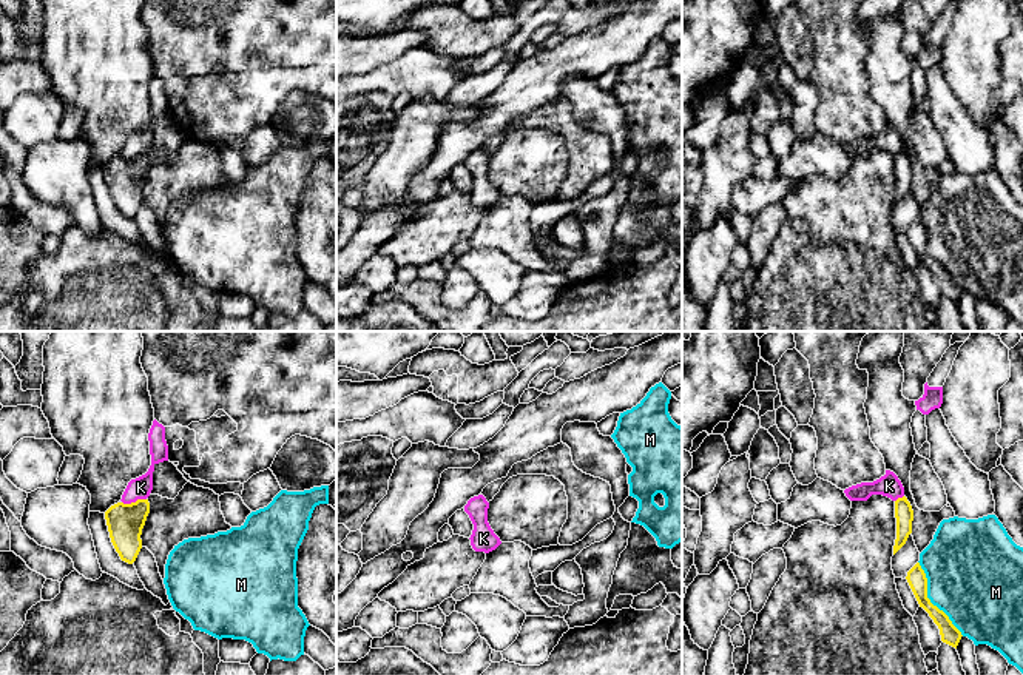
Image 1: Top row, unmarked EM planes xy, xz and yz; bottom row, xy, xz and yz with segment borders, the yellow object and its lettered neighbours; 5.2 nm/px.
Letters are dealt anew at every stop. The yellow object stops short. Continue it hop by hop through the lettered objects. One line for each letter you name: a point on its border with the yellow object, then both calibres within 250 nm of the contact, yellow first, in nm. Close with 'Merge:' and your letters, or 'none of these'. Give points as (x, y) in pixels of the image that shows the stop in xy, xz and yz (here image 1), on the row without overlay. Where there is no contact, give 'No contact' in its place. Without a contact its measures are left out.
Merge: none of these

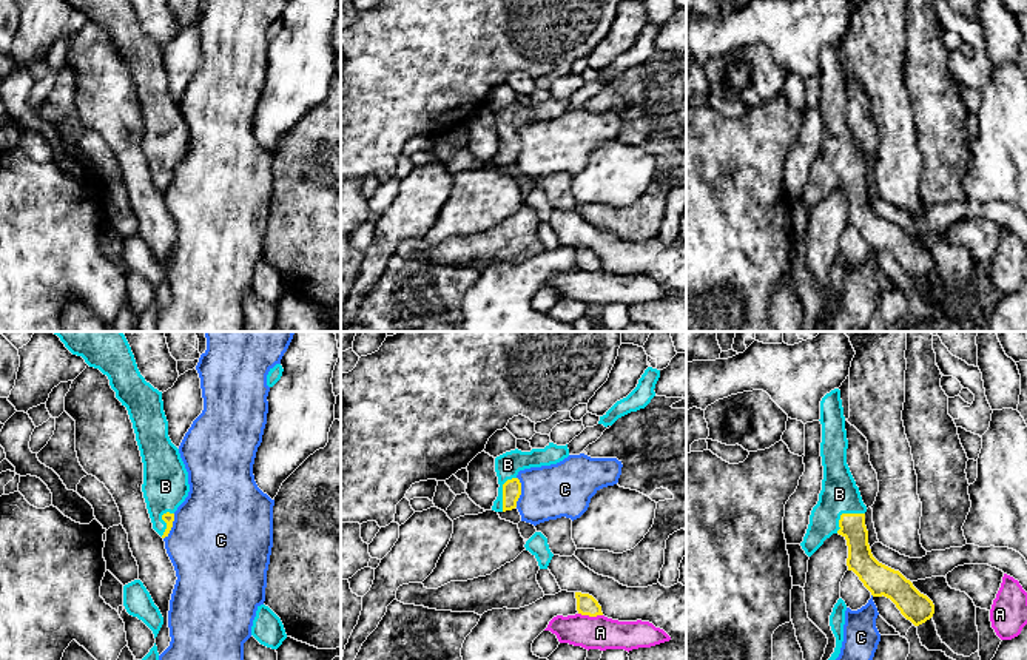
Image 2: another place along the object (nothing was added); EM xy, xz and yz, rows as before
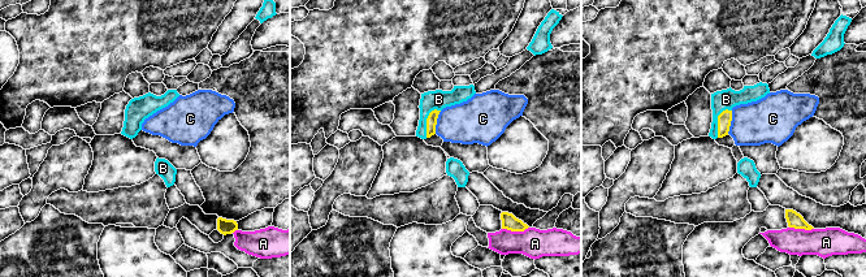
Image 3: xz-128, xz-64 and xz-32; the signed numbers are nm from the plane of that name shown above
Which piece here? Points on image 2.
B: Touches yellow at yz (844, 168). Thickness 130 nm (yellow) against 200 nm
Merge: B

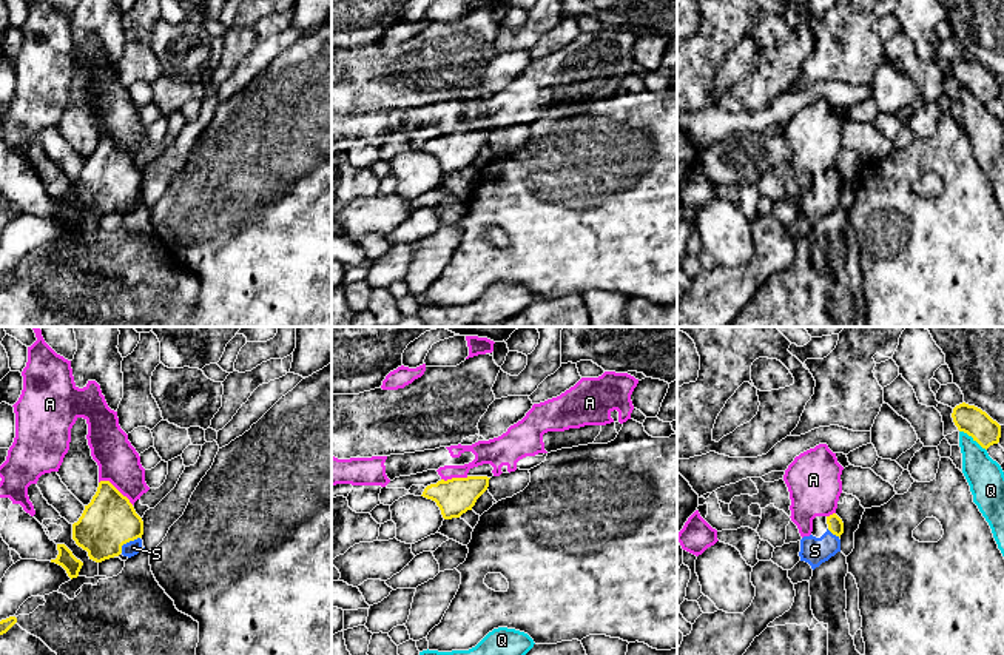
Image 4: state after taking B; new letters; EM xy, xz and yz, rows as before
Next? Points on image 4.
S: Touches yellow at xy (127, 196). Thickness 280 nm (yellow) against 80 nm
Merge: S

